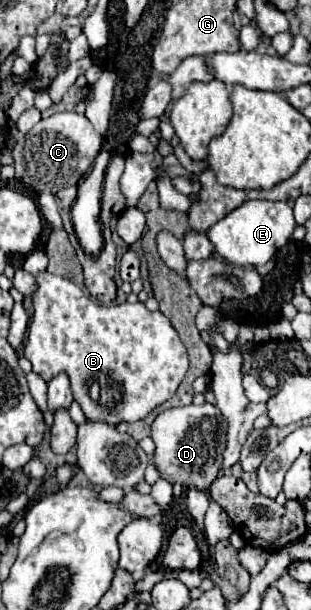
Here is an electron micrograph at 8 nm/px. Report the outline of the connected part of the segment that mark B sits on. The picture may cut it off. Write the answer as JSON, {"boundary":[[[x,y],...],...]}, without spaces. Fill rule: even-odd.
{"boundary":[[[49,272],[37,274],[37,282],[39,288],[31,296],[35,314],[29,324],[25,358],[31,360],[33,372],[37,372],[45,382],[65,370],[73,386],[73,396],[85,412],[87,420],[103,420],[113,426],[117,426],[119,422],[137,422],[147,418],[157,406],[173,398],[177,386],[187,374],[189,360],[175,328],[159,310],[151,312],[145,308],[143,302],[99,306],[91,302],[71,280],[53,276]],[[93,384],[99,386],[99,400],[93,400]]]}

